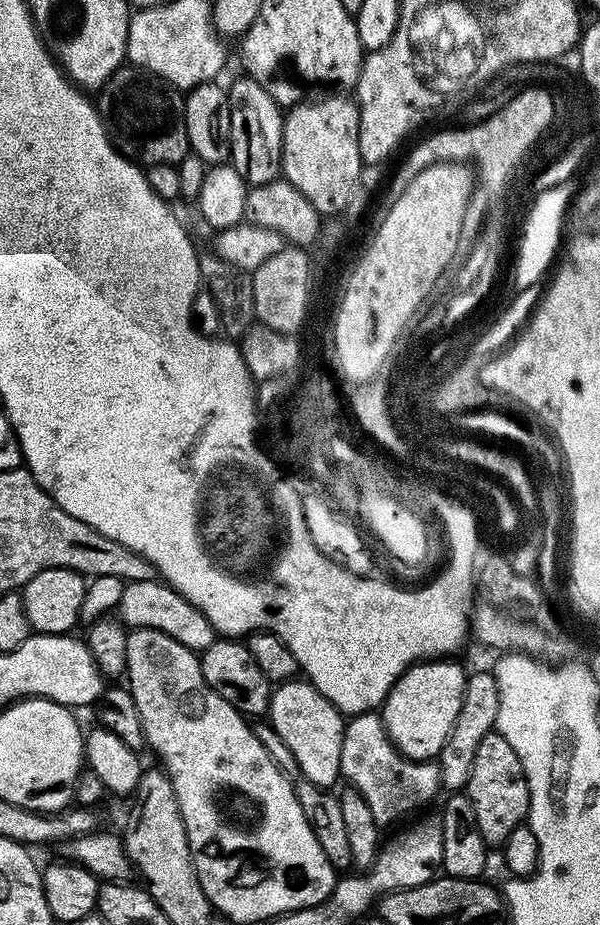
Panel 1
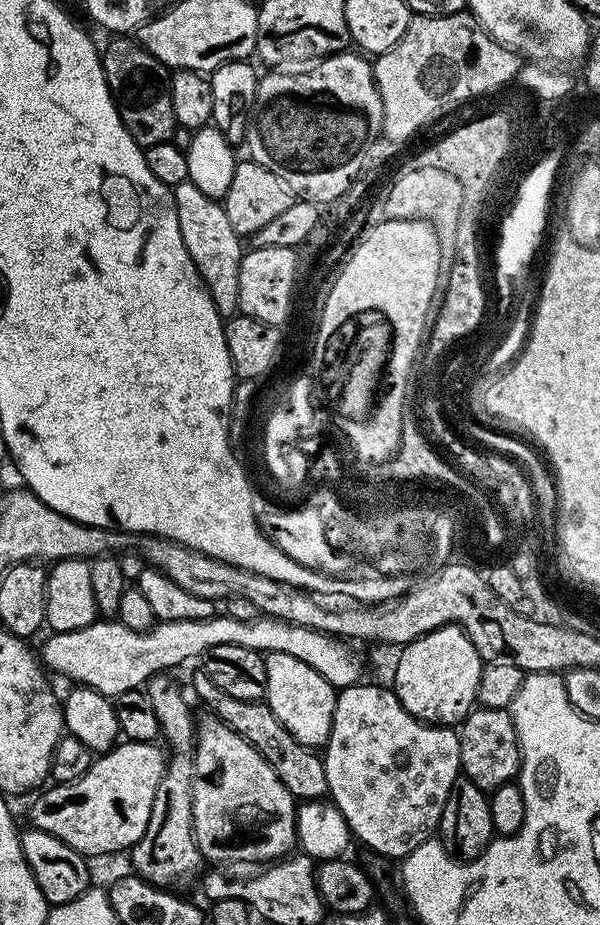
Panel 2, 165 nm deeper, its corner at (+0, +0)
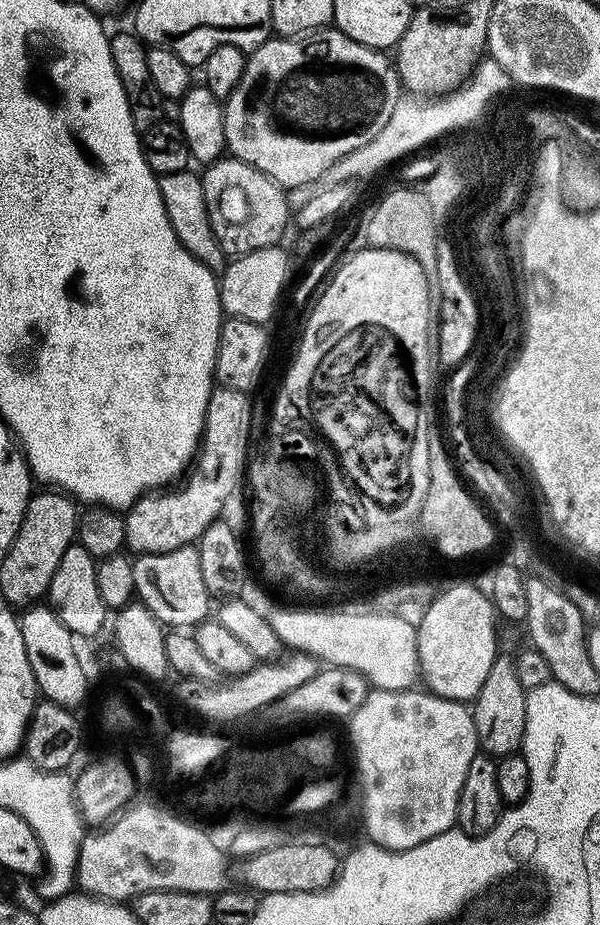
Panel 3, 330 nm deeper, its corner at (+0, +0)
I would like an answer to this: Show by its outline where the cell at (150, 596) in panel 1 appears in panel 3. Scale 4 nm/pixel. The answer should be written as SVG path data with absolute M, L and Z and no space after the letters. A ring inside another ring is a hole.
M195 546L170 550L166 554L137 555L132 560L134 586L139 603L144 604L165 626L189 624L195 626L209 619L210 593L202 579L202 565Z

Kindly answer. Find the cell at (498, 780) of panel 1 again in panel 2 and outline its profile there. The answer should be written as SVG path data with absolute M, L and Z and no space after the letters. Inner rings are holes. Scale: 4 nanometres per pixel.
M477 706L458 728L460 734L460 770L461 773L474 786L478 786L483 792L492 793L495 788L503 784L511 784L519 777L520 761L520 739L516 737L516 727L512 721L512 713L508 708L486 708Z

